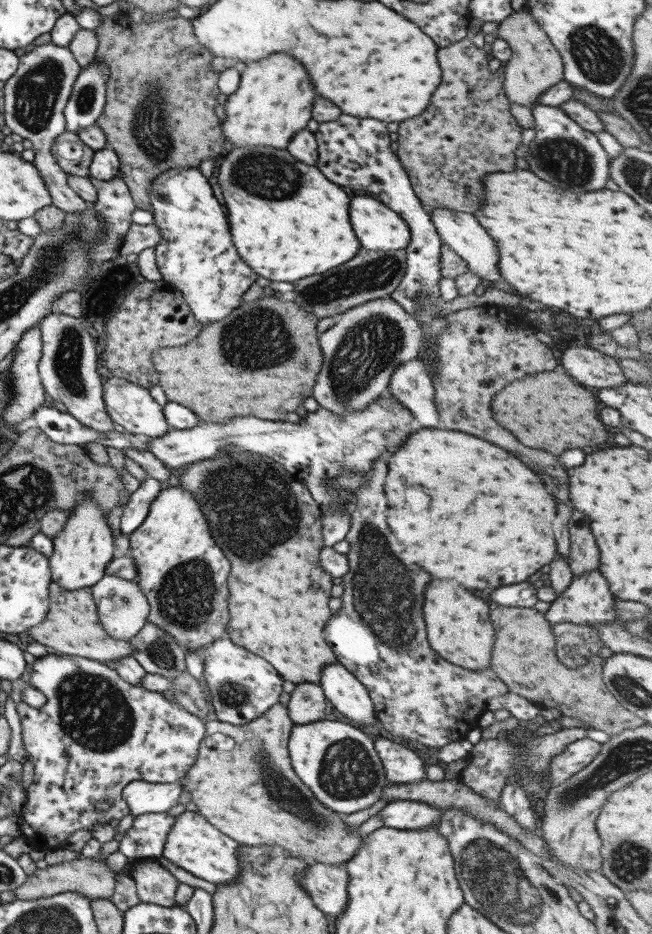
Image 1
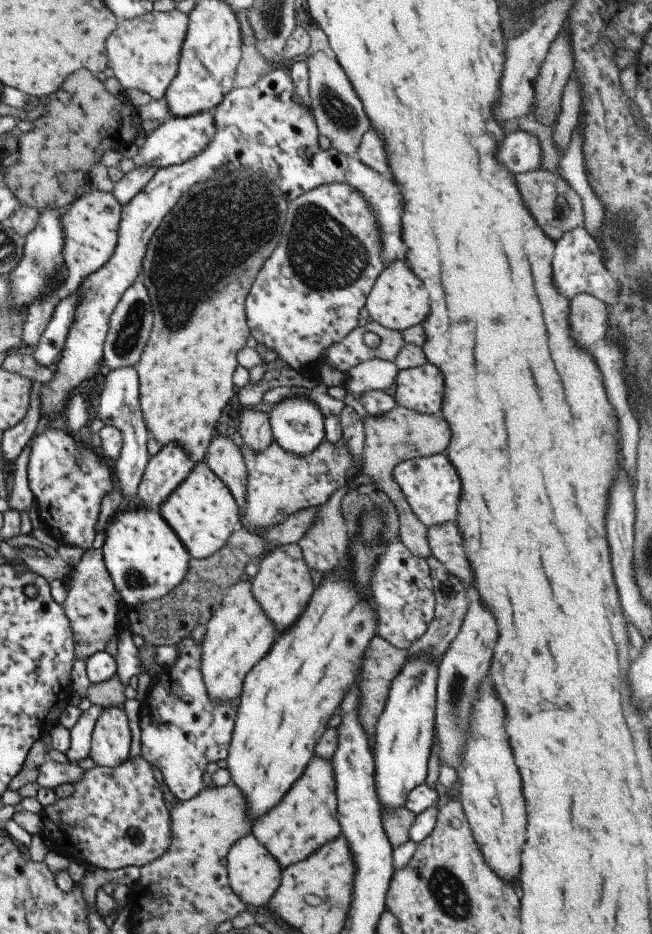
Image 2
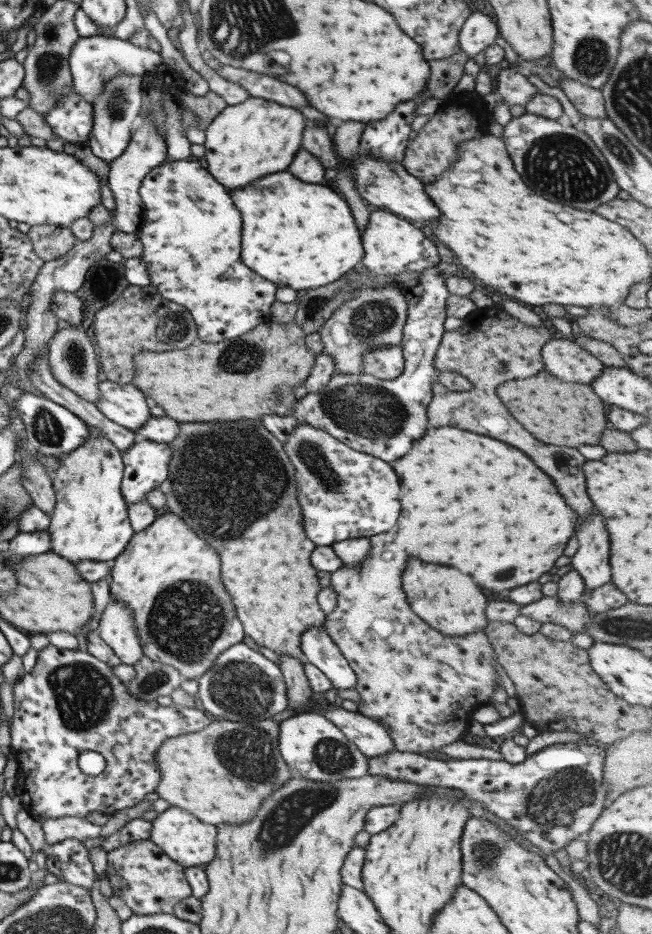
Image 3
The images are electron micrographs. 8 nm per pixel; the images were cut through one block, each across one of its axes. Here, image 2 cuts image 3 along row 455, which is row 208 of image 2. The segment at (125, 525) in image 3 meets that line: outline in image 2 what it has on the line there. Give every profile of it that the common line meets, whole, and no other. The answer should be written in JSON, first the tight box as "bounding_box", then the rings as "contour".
{"bounding_box":[59,189,121,298],"contour":[[[94,189],[81,195],[78,200],[59,212],[60,222],[64,228],[62,256],[67,268],[67,278],[60,286],[62,298],[76,292],[86,276],[90,276],[110,260],[118,242],[121,212],[121,204],[114,198],[114,194]]]}

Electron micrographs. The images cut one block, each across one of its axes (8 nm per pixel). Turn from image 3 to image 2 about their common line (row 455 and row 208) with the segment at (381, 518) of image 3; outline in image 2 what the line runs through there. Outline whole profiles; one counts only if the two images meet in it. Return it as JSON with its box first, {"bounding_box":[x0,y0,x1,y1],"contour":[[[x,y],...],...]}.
{"bounding_box":[246,184,387,373],"contour":[[[348,184],[320,185],[291,200],[284,222],[276,250],[264,262],[246,297],[246,318],[252,338],[258,344],[277,353],[289,369],[311,373],[322,363],[324,350],[344,340],[358,326],[360,310],[366,306],[368,294],[387,264],[382,262],[376,214],[364,196]]]}

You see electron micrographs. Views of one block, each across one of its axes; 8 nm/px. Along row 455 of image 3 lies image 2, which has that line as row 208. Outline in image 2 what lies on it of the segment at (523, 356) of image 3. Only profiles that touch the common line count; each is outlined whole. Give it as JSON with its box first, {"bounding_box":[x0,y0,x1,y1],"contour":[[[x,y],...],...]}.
{"bounding_box":[514,170,582,240],"contour":[[[532,170],[532,172],[522,172],[514,176],[518,190],[522,194],[522,200],[532,214],[534,222],[544,230],[544,234],[552,240],[560,240],[568,230],[576,228],[582,224],[582,204],[578,194],[562,180],[556,178],[554,174],[548,174],[544,170]]]}

